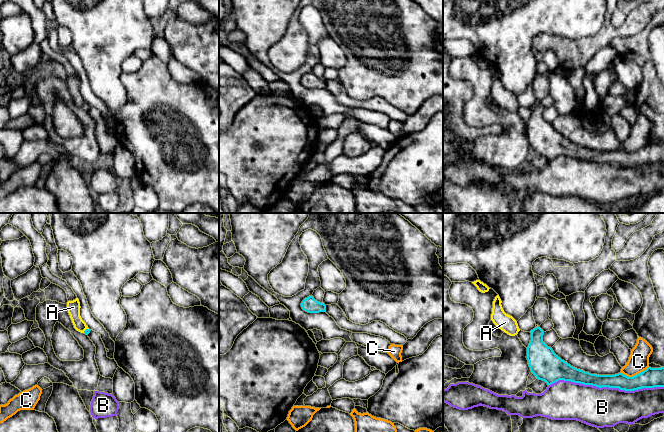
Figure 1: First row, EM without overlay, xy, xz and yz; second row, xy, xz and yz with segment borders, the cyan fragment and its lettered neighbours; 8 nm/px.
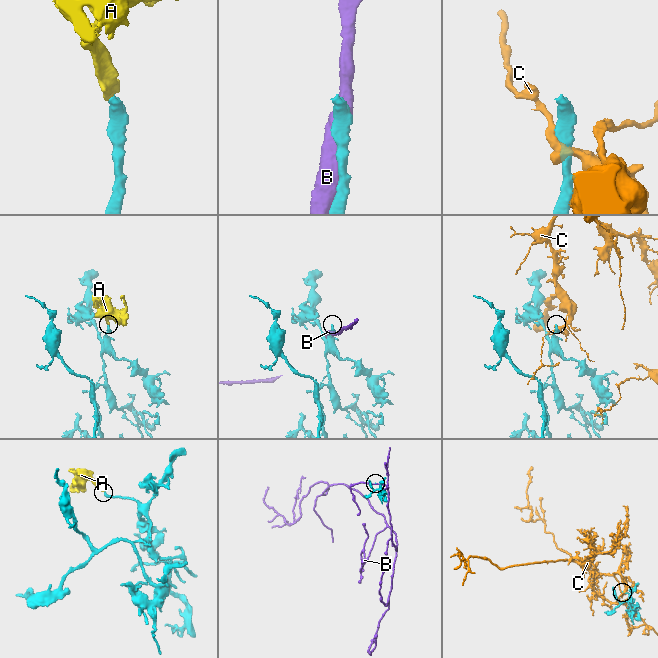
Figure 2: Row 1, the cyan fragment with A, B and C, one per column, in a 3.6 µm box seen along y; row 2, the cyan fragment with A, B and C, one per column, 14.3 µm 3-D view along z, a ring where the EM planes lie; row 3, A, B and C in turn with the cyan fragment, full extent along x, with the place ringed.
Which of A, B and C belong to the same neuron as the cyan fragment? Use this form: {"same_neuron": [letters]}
{"same_neuron": ["A"]}

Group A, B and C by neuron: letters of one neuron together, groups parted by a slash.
A / B / C

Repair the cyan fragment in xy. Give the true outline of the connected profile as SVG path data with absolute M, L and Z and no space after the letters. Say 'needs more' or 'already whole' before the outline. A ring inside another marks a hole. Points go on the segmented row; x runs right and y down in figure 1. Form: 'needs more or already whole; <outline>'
needs more; M76 298L73 301L67 302L67 310L72 320L72 323L74 325L74 328L79 332L88 335L91 330L88 328L86 323L82 320L80 316L80 308L81 308L80 302L78 298Z

